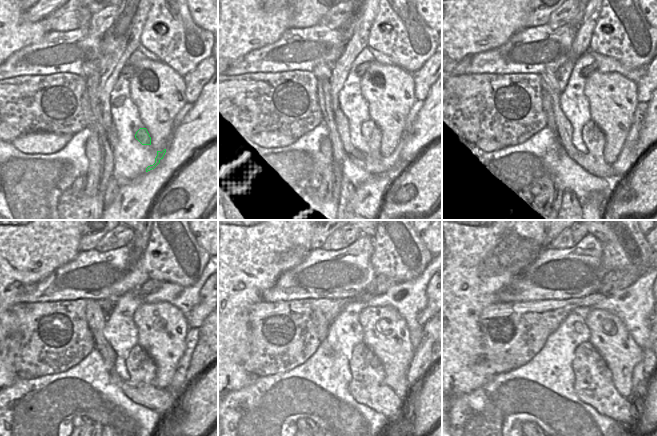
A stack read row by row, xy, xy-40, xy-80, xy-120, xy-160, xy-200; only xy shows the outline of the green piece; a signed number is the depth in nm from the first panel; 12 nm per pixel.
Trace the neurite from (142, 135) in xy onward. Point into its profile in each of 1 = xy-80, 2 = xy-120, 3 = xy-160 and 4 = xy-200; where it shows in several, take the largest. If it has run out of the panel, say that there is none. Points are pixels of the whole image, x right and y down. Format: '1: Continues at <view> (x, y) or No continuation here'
1: Continues at xy-80 (592, 160)
2: Continues at xy-120 (141, 387)
3: Continues at xy-160 (367, 386)
4: Continues at xy-200 (593, 384)

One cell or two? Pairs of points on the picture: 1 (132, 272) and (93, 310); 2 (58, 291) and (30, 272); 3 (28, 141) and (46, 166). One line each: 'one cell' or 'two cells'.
1: two cells
2: two cells
3: two cells

